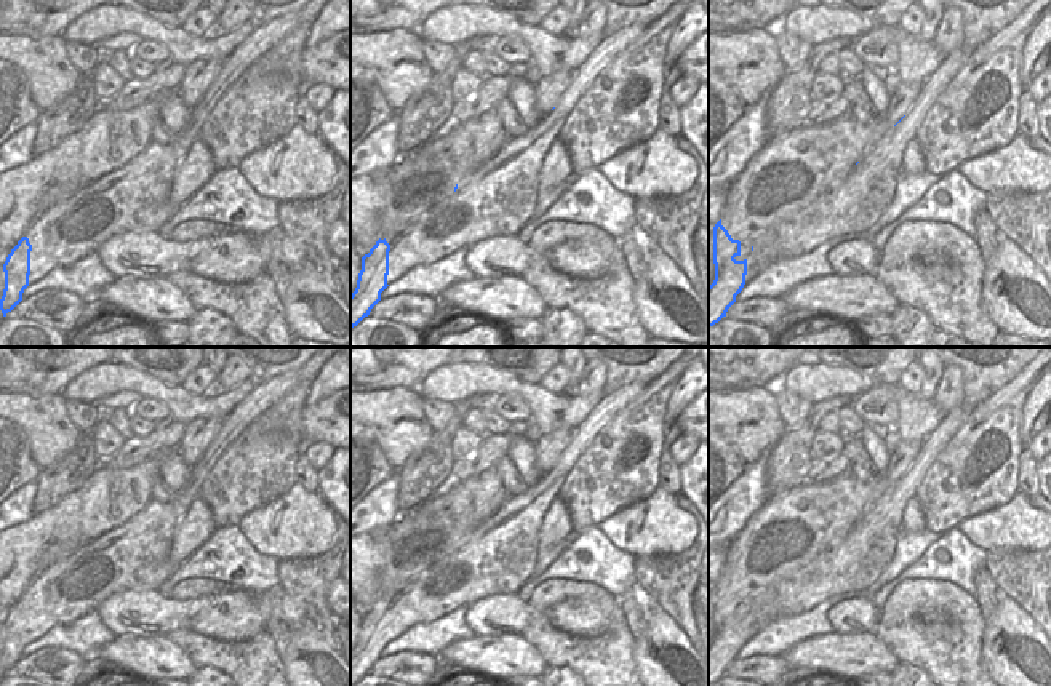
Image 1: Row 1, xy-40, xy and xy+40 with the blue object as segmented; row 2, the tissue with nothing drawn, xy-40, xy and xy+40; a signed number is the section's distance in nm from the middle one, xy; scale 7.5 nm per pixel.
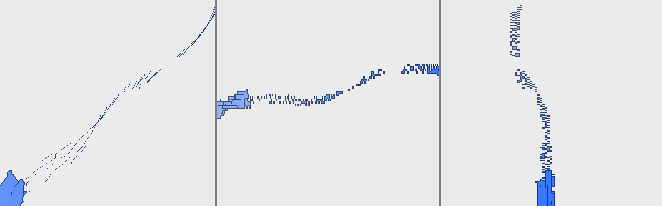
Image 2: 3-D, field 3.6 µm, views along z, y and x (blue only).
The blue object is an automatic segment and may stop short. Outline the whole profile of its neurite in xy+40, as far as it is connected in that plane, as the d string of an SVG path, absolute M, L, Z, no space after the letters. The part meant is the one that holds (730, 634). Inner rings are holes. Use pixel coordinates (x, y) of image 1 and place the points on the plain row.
M901 440L885 472L864 483L853 473L843 472L833 480L805 483L768 497L766 504L745 523L728 544L721 577L713 585L715 638L709 644L709 684L726 675L728 667L742 649L747 633L747 616L753 603L776 582L795 577L819 553L840 544L859 518L913 464L923 443Z

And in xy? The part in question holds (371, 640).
M450 485L408 510L397 512L390 529L389 558L382 568L381 596L362 616L357 646L350 652L350 684L357 684L381 659L389 644L387 595L398 593L406 584L453 553L458 542L482 523L464 524L453 510Z

